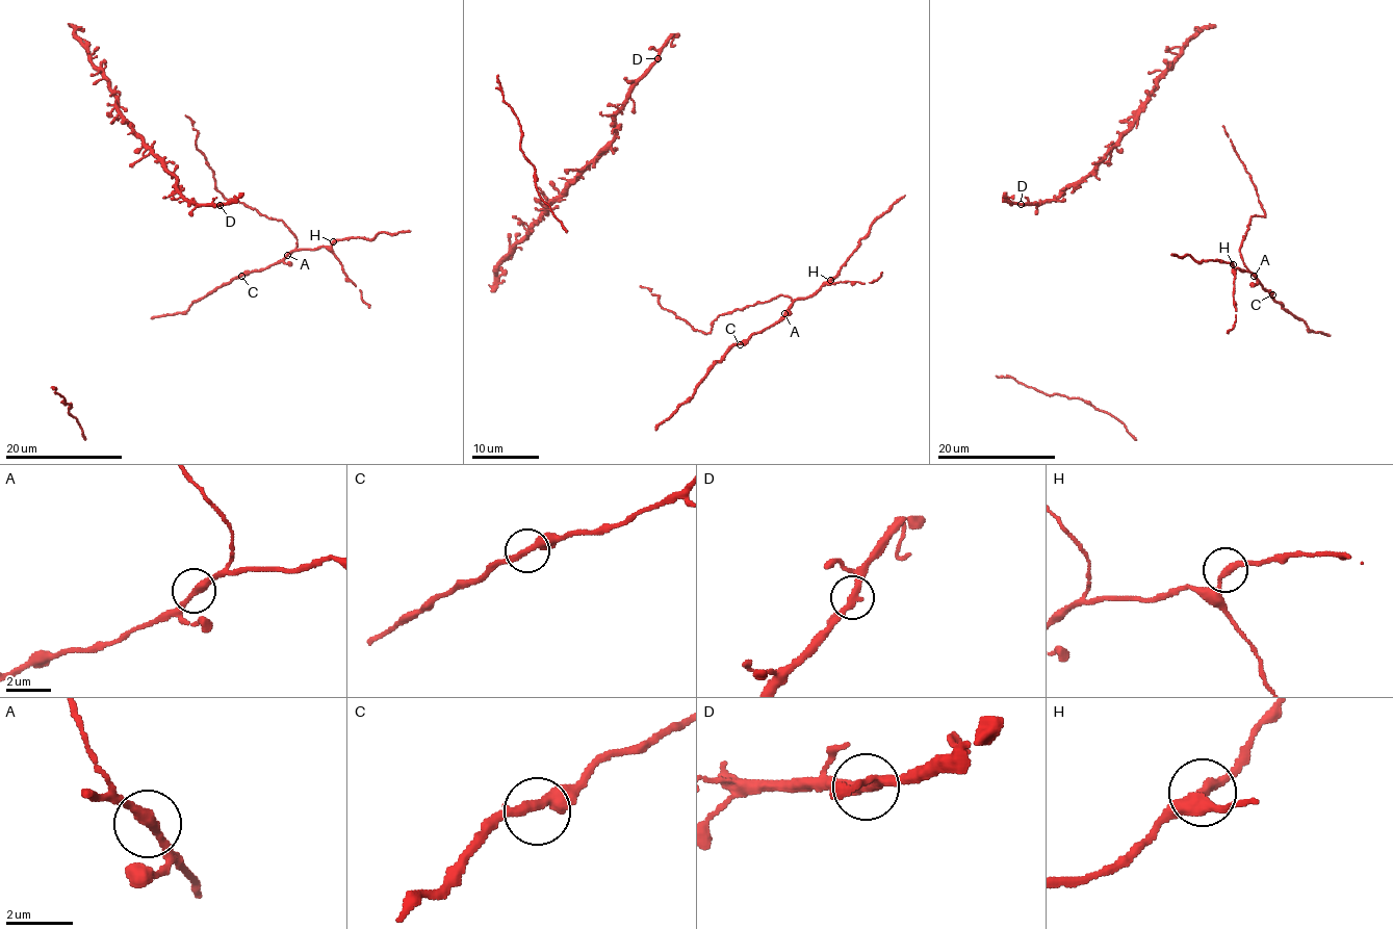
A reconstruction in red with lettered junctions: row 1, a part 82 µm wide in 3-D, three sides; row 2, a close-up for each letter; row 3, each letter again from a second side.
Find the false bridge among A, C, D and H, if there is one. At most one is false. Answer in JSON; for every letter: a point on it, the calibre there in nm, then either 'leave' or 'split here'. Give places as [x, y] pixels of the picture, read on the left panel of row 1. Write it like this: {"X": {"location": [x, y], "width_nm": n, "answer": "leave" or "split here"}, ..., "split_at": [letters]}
{"A": {"location": [287, 255], "width_nm": 320, "answer": "leave"}, "C": {"location": [241, 276], "width_nm": 300, "answer": "leave"}, "D": {"location": [220, 205], "width_nm": 320, "answer": "leave"}, "H": {"location": [333, 241], "width_nm": 260, "answer": "leave"}, "split_at": []}

